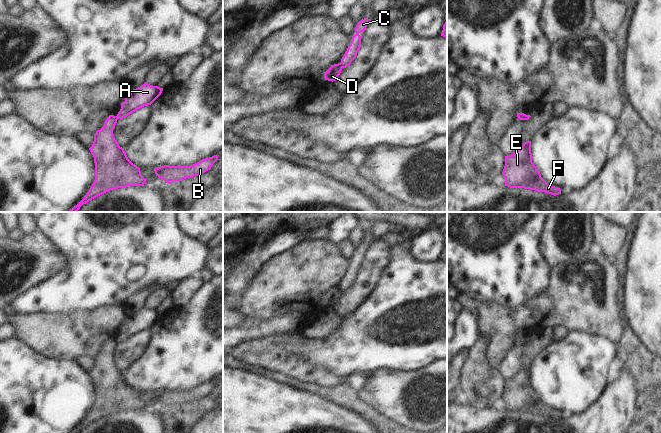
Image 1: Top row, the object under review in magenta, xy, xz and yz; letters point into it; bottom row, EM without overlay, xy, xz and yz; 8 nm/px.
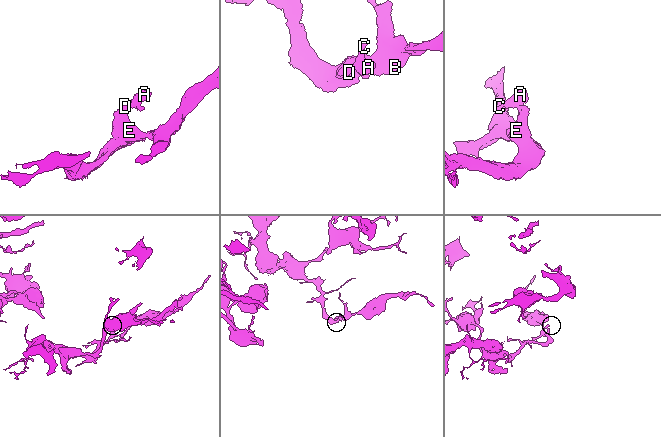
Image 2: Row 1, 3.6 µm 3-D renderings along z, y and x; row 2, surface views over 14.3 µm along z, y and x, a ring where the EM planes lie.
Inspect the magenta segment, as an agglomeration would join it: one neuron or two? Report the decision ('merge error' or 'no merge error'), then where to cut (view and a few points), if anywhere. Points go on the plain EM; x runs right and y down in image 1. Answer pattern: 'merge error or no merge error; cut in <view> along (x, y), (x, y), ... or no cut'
merge error; cut in xz along (339, 287), (342, 291)

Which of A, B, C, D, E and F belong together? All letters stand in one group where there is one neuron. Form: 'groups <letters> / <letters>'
groups A C / B D E F

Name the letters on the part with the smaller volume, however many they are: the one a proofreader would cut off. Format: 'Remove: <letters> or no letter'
Remove: A, C

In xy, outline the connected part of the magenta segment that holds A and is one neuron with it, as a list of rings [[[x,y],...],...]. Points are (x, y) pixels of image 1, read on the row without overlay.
[[[144,307],[140,311],[133,313],[121,327],[121,333],[117,338],[117,343],[123,343],[136,334],[151,329],[162,317],[163,312]]]

